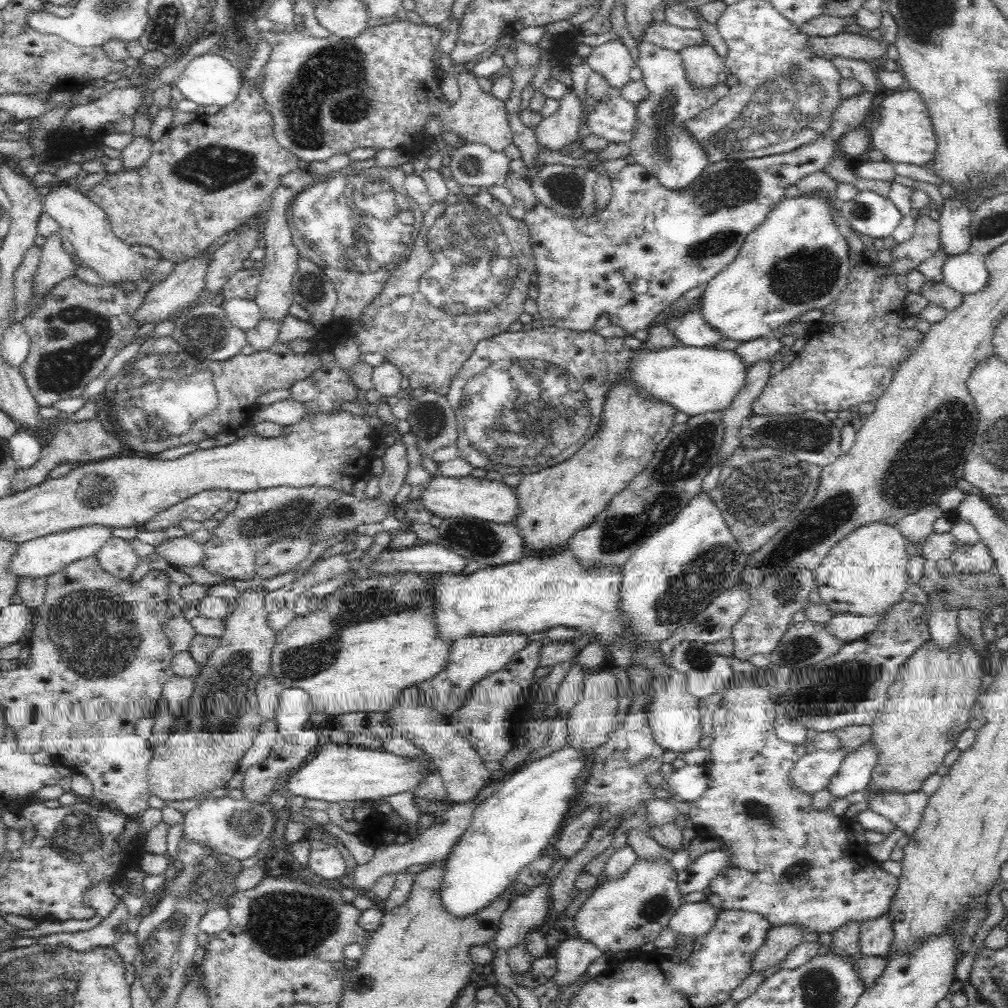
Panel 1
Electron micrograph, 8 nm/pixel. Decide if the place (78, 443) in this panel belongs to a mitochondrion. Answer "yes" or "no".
no

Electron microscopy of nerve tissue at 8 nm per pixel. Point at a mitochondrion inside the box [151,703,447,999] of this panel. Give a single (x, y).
(288, 924)

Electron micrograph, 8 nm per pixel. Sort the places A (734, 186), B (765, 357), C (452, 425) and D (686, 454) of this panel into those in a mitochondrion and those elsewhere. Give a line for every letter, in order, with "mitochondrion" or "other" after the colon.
A: mitochondrion
B: other
C: mitochondrion
D: mitochondrion

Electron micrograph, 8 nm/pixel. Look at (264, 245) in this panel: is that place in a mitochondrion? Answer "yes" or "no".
no

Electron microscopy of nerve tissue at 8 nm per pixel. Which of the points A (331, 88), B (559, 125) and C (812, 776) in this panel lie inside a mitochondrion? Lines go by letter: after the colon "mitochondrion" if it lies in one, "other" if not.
A: mitochondrion
B: other
C: other

